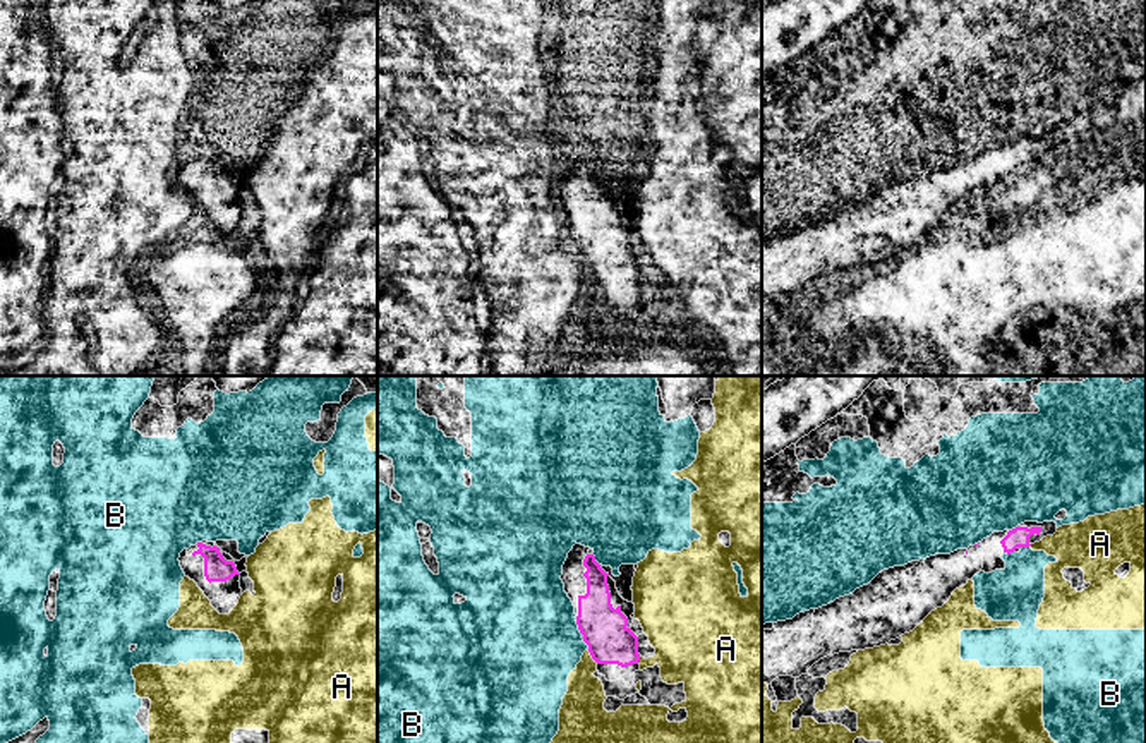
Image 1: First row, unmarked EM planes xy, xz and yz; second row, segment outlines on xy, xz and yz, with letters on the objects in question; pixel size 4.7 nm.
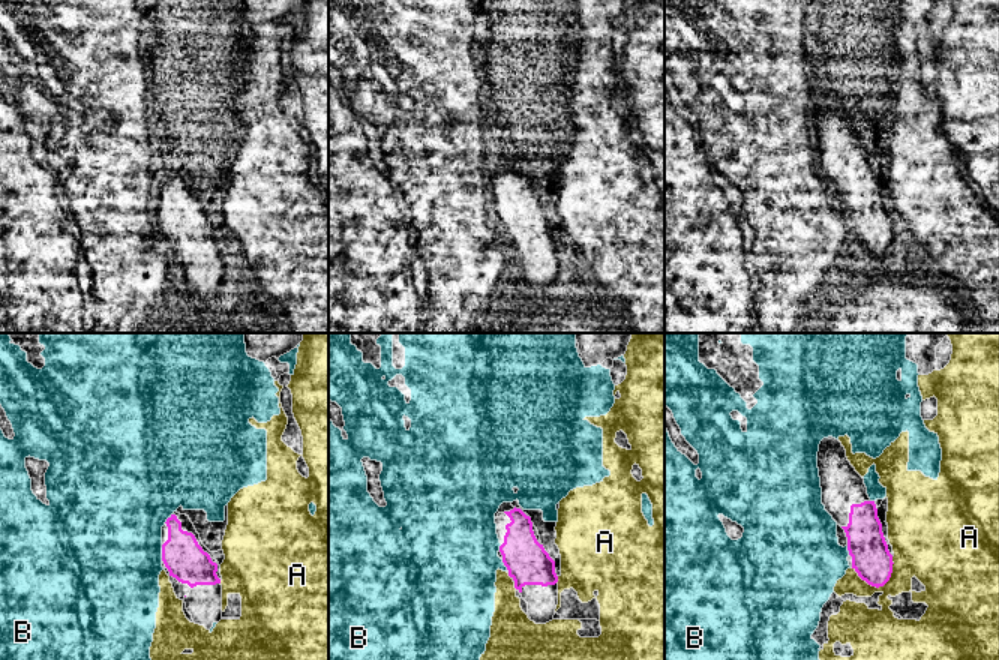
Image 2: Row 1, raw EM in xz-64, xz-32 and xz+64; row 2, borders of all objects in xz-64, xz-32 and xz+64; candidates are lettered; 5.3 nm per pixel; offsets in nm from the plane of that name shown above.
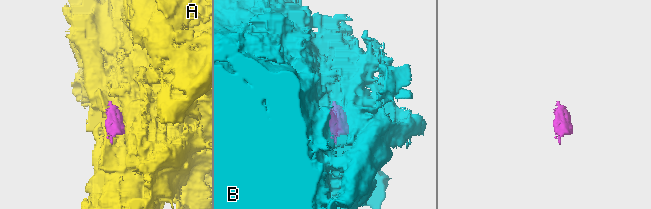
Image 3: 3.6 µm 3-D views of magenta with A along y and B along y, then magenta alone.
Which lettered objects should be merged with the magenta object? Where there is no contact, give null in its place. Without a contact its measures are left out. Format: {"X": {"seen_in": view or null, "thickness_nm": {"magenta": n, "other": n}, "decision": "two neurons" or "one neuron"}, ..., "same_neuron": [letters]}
{"A": {"seen_in": "xz", "thickness_nm": {"magenta": 220, "other": 200}, "decision": "two neurons"}, "B": {"seen_in": "xz", "thickness_nm": {"magenta": 220, "other": 500}, "decision": "two neurons"}, "same_neuron": []}

